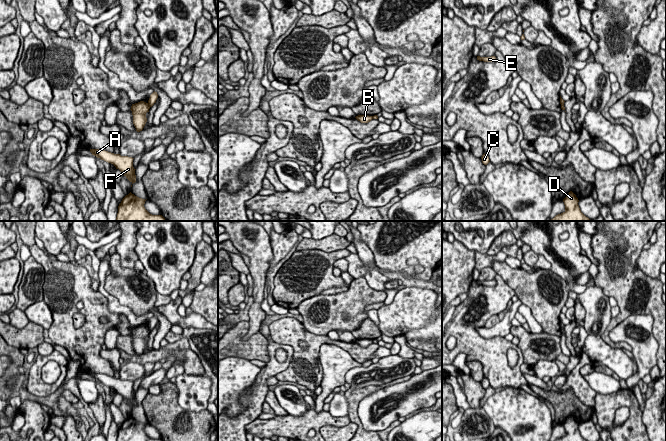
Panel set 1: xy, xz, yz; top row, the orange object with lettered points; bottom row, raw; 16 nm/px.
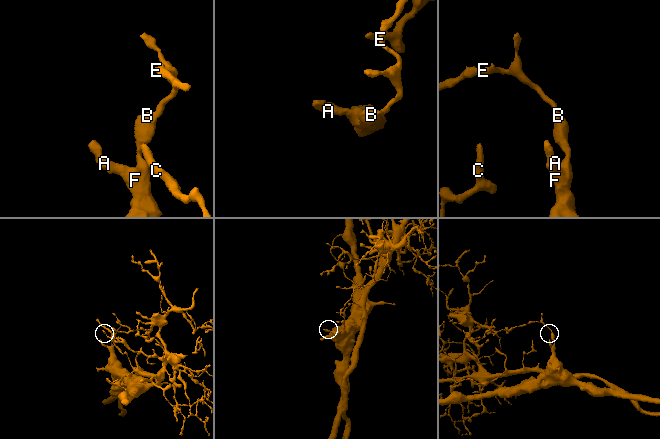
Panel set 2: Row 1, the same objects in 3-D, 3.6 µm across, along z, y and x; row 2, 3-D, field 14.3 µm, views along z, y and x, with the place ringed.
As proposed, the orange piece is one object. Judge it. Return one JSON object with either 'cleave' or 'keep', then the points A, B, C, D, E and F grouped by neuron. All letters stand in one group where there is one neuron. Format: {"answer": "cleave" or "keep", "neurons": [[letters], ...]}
{"answer": "cleave", "neurons": [["A", "B", "D", "F"], ["C", "E"]]}

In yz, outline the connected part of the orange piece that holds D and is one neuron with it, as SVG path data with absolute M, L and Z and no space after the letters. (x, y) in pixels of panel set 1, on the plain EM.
M570 415L563 423L565 429L565 435L555 441L586 441L580 434L578 429L578 422Z

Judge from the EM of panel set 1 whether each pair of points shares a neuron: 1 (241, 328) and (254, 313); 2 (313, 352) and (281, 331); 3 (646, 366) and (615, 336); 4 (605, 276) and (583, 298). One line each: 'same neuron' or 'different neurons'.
1: different neurons
2: same neuron
3: same neuron
4: different neurons

